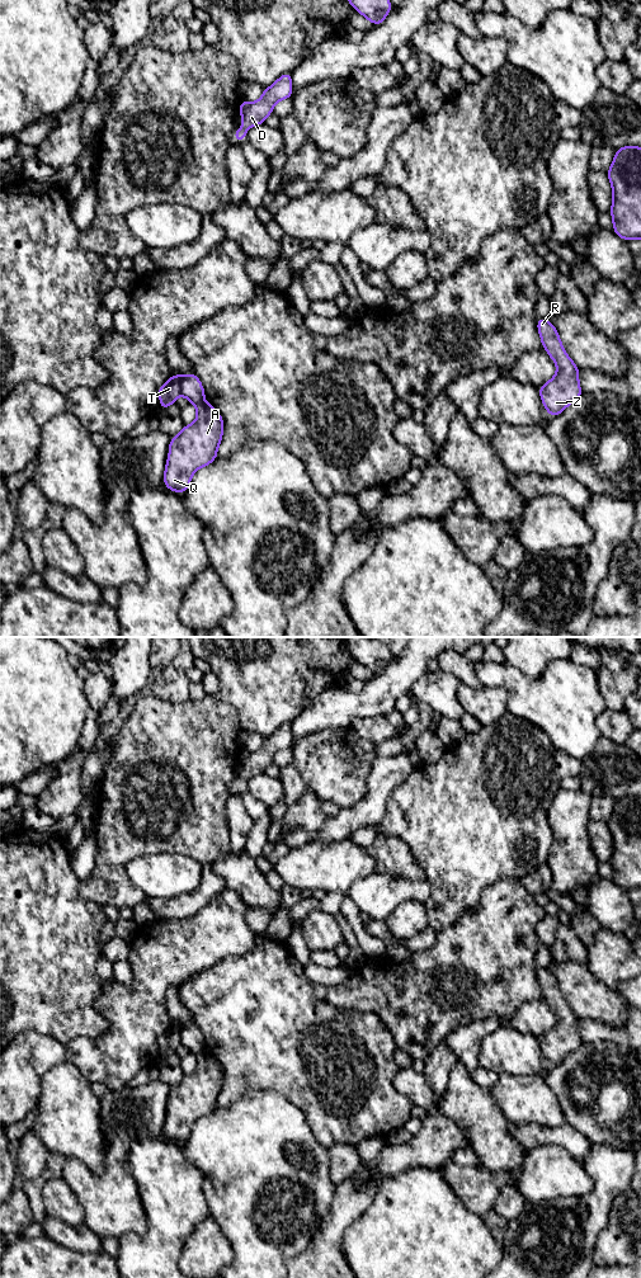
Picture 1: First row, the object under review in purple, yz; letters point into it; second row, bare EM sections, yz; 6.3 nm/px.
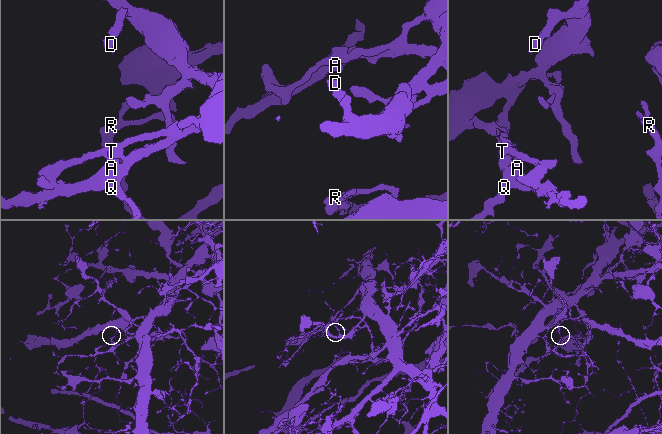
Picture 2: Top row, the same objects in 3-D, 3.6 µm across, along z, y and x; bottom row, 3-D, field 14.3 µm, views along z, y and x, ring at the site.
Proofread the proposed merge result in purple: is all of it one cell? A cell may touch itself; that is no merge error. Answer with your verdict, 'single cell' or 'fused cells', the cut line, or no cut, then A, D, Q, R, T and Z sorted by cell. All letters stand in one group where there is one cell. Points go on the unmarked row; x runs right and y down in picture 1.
fused cells; cut in yz along (179, 1027), (179, 1040), (182, 1042); A Q R T Z / D

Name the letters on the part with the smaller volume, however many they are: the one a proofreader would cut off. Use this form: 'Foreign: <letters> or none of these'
Foreign: A, Q, R, T, Z

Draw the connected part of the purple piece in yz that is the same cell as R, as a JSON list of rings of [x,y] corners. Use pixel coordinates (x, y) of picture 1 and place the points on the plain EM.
[[[537,968],[537,977],[542,996],[557,1015],[557,1023],[538,1041],[548,1065],[556,1066],[583,1044],[578,1025],[580,1018],[565,1003],[558,982],[548,968]]]

